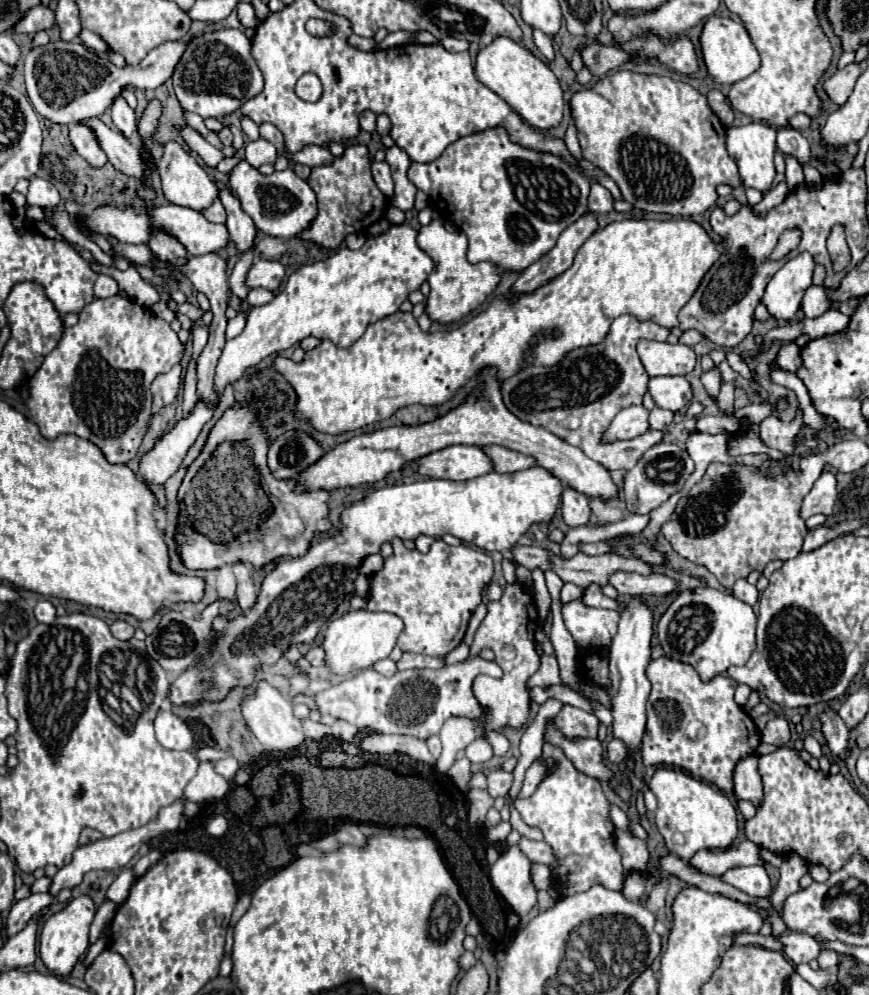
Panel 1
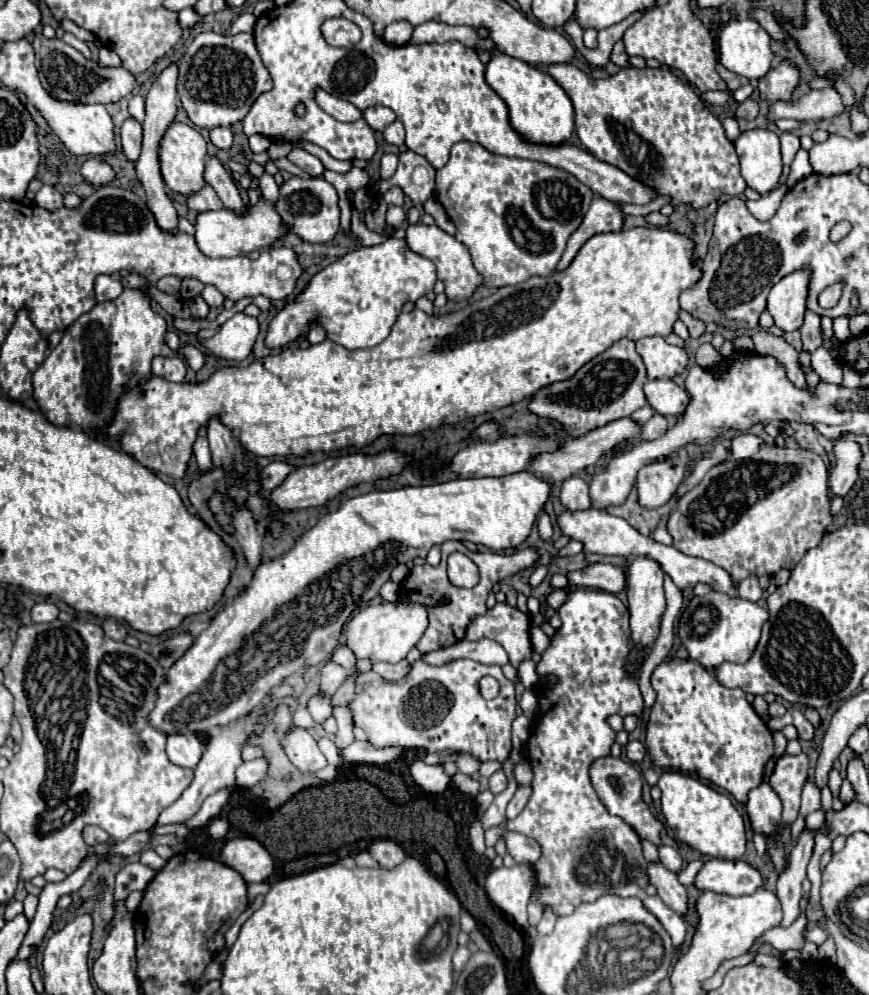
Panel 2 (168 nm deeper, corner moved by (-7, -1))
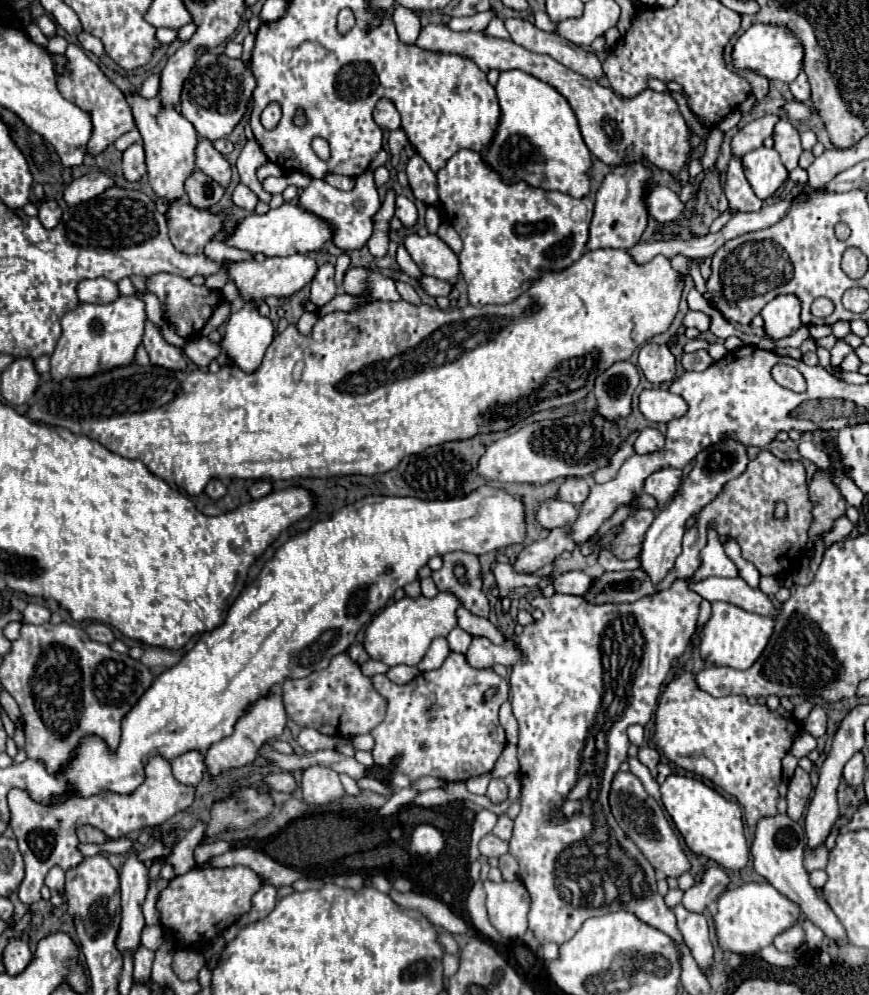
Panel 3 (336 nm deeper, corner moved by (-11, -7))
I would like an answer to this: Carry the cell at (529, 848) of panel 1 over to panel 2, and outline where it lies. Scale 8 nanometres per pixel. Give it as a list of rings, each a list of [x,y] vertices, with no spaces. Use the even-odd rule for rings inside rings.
[[[503,831],[503,837],[507,841],[507,851],[517,863],[533,865],[541,857],[541,849],[537,841],[531,841],[529,837],[523,837],[521,833],[513,833],[513,831],[507,833]]]

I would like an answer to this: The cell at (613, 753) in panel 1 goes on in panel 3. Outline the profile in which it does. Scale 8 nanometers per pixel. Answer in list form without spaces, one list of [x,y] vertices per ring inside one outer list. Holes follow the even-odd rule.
[[[641,747],[639,749],[639,761],[643,765],[647,765],[649,769],[655,769],[655,765],[659,763],[659,759],[661,759],[661,755],[659,755],[657,749],[653,749],[653,747]]]

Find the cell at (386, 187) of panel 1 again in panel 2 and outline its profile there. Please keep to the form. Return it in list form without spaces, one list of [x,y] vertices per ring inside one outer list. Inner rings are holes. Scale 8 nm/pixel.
[[[393,185],[389,191],[383,193],[383,201],[387,205],[403,205],[403,199],[405,199],[405,193],[403,189],[399,189],[397,185]]]

